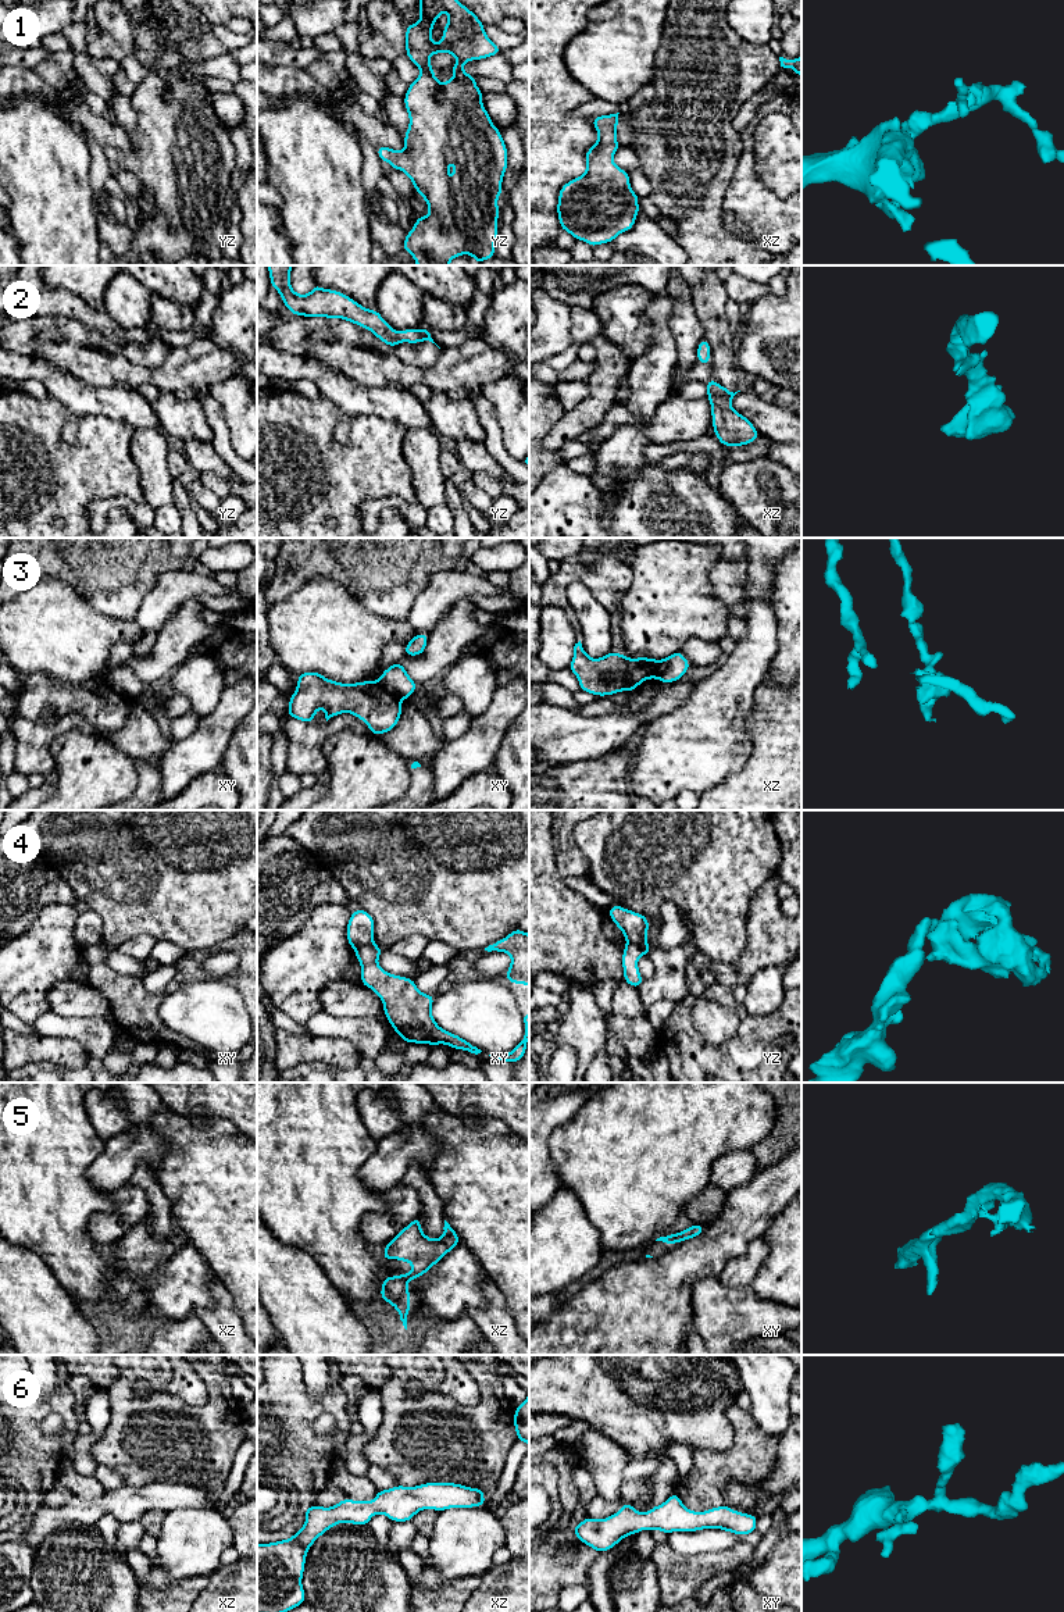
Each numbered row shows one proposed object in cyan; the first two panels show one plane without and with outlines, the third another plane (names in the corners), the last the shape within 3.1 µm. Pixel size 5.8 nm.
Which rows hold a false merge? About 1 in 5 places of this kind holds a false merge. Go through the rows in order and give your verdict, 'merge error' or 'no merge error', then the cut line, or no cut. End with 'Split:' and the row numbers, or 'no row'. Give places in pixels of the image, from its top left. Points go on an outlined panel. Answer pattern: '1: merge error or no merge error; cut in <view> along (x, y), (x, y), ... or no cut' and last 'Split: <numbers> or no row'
1: no merge error; no cut
2: no merge error; no cut
3: merge error; cut in xy along (378, 681), (402, 699)
4: merge error; cut in yz along (628, 941), (642, 952)
5: no merge error; no cut
6: no merge error; no cut
Split: 3, 4

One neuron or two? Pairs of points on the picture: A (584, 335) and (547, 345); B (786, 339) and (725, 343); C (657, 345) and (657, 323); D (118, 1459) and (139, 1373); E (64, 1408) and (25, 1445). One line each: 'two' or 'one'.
A: two
B: two
C: one
D: one
E: one

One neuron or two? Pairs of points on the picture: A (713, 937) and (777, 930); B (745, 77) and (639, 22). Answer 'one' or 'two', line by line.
A: two
B: two

